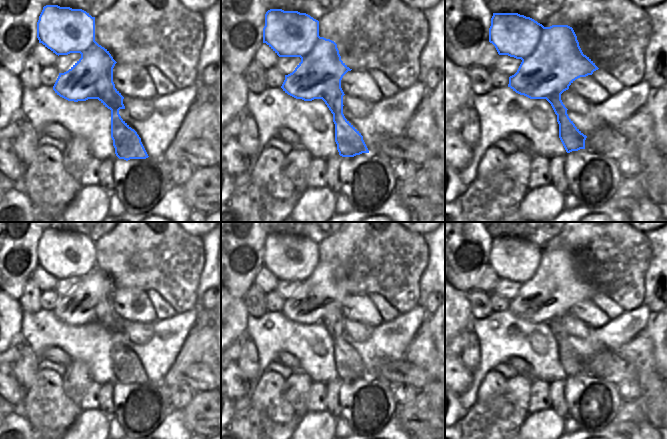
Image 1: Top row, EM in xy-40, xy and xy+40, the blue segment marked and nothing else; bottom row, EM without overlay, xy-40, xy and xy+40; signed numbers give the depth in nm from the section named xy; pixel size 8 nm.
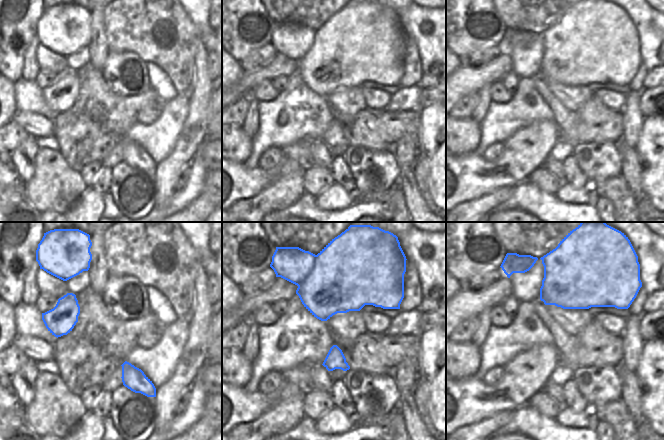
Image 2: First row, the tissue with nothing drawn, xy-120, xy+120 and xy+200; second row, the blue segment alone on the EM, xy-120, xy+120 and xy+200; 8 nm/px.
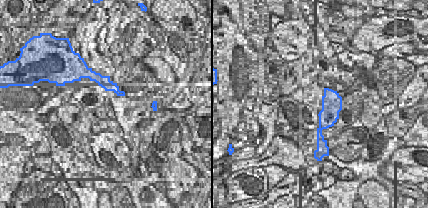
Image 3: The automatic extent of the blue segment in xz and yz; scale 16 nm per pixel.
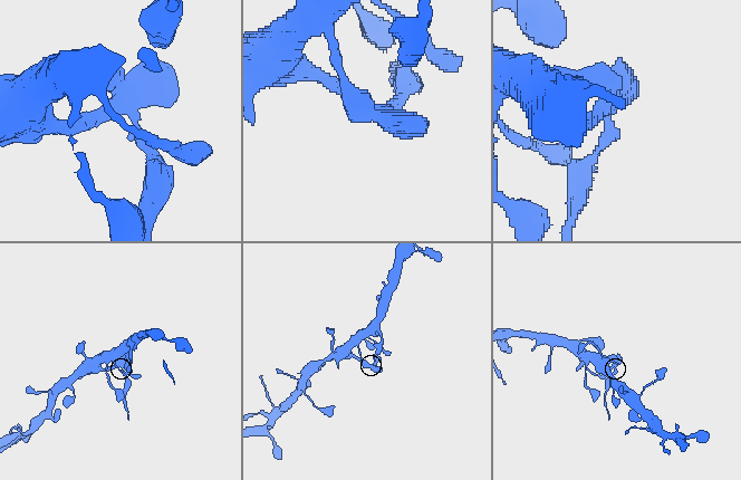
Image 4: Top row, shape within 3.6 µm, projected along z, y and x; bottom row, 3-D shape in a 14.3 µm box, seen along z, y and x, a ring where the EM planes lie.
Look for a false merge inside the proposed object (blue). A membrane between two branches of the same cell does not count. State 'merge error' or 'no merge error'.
merge error

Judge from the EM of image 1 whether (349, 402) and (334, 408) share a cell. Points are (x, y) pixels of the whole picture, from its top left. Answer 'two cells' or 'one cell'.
two cells

